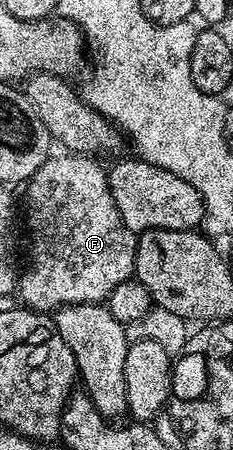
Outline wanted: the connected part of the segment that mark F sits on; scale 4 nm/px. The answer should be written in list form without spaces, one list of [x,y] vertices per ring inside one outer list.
[[[63,154],[67,156],[52,155],[43,163],[31,179],[26,181],[27,188],[27,228],[31,231],[31,249],[27,252],[27,265],[24,266],[23,272],[17,276],[17,296],[20,296],[22,303],[34,312],[54,313],[60,308],[65,308],[69,304],[103,304],[107,295],[121,282],[132,279],[135,274],[135,255],[137,254],[138,235],[131,232],[123,225],[121,214],[118,213],[117,206],[114,205],[113,194],[110,193],[109,182],[107,181],[108,173],[105,168],[98,164],[98,159],[92,158],[87,154]]]

